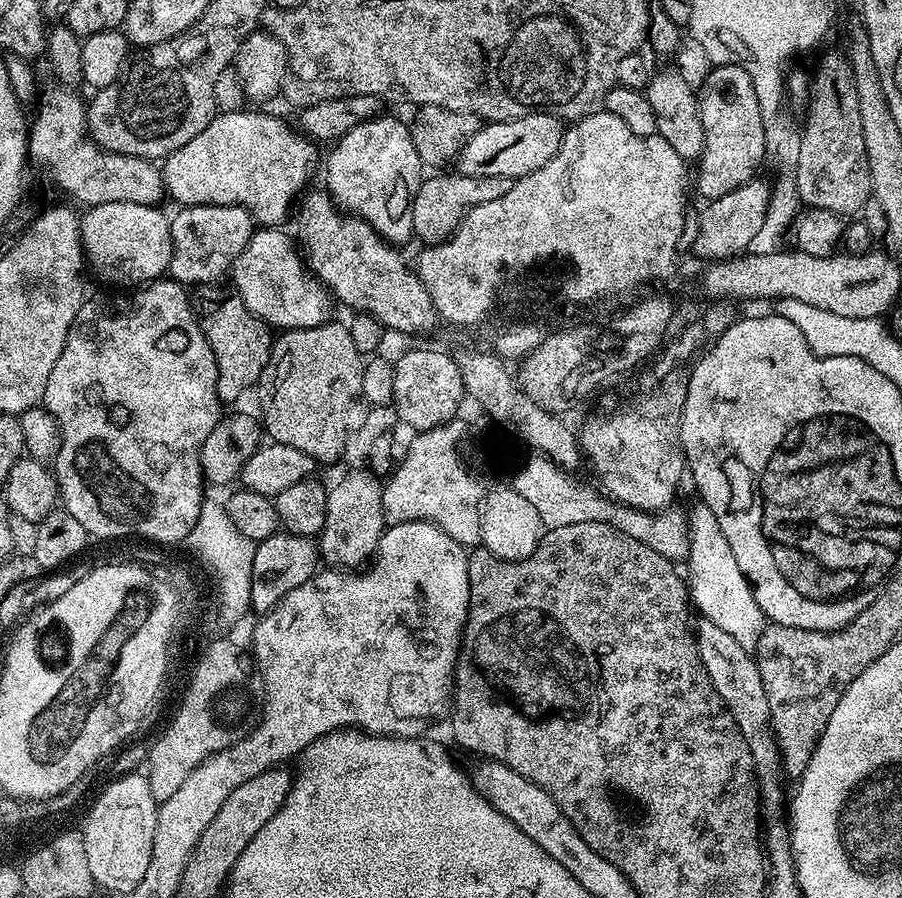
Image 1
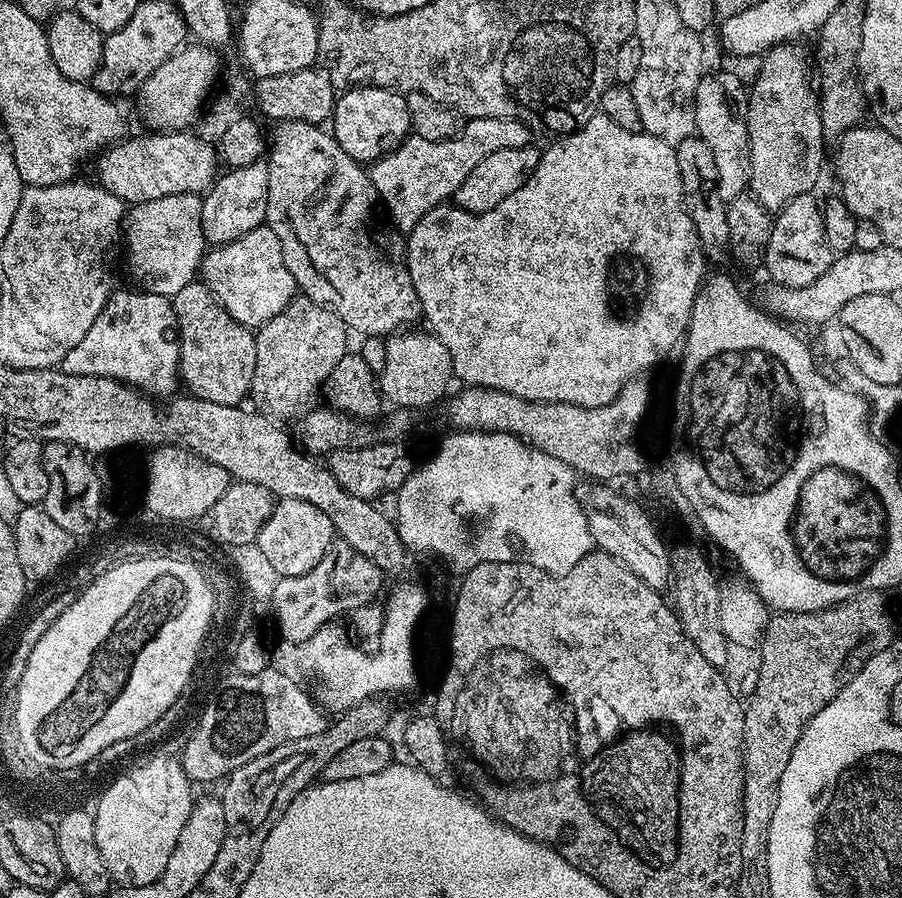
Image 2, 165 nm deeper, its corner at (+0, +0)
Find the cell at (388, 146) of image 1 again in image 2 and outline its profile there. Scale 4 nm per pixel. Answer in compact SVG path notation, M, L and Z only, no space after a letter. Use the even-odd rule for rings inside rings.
M349 87L335 97L330 131L350 158L359 160L361 165L371 165L393 152L412 132L408 97L396 88Z

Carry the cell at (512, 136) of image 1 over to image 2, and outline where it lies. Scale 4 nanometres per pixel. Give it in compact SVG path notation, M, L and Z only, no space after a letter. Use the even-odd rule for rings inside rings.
M507 116L469 119L453 140L442 142L430 142L412 134L393 152L375 161L370 168L372 184L376 188L379 203L384 203L384 208L392 219L391 227L400 234L412 232L416 223L429 210L451 201L458 186L466 182L466 174L470 174L470 170L474 170L474 166L478 166L482 158L494 154L494 150L529 147L528 128L522 121L523 119Z

